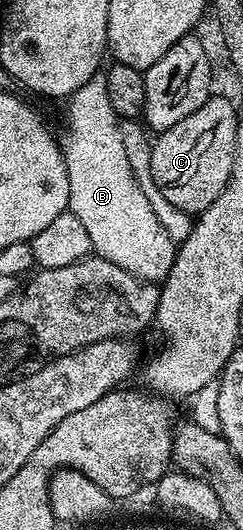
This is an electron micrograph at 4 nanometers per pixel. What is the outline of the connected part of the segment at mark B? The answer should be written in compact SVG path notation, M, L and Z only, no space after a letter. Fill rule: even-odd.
M98 72L66 101L66 129L62 134L65 165L69 175L67 210L87 228L91 250L124 268L138 280L165 280L177 246L158 221L138 185L126 158L120 120L108 98L107 79Z

